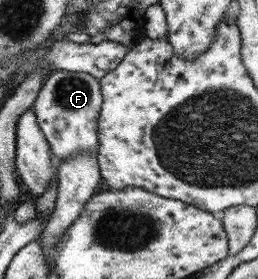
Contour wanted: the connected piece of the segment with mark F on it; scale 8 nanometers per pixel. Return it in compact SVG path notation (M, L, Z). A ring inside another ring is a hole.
M49 72L29 109L33 110L50 152L57 161L71 158L79 152L96 156L99 146L96 128L101 102L98 79L93 76L82 72Z

